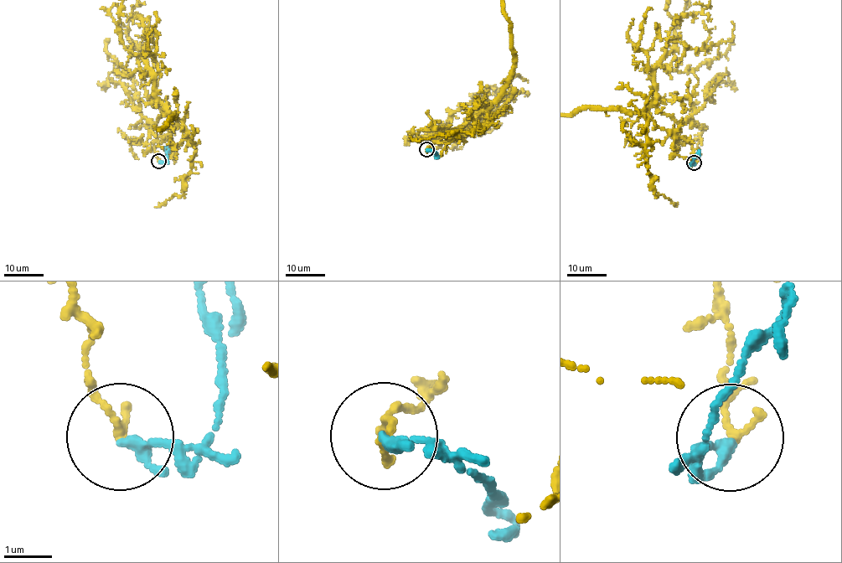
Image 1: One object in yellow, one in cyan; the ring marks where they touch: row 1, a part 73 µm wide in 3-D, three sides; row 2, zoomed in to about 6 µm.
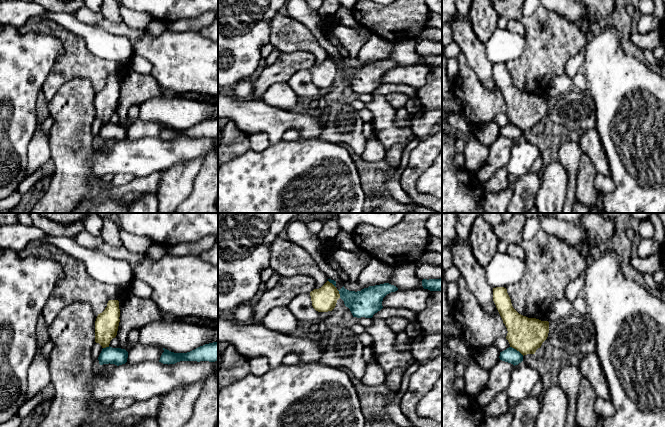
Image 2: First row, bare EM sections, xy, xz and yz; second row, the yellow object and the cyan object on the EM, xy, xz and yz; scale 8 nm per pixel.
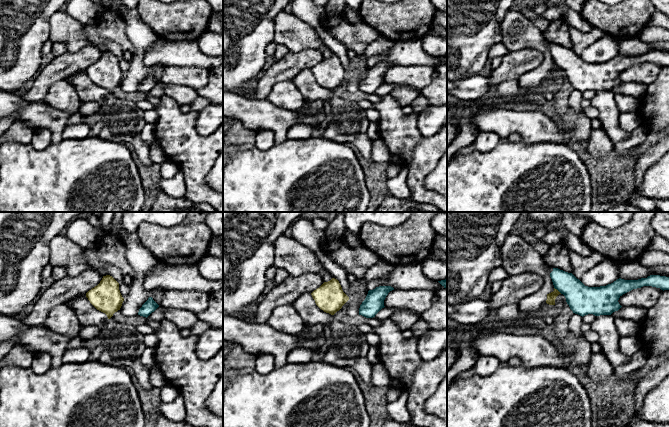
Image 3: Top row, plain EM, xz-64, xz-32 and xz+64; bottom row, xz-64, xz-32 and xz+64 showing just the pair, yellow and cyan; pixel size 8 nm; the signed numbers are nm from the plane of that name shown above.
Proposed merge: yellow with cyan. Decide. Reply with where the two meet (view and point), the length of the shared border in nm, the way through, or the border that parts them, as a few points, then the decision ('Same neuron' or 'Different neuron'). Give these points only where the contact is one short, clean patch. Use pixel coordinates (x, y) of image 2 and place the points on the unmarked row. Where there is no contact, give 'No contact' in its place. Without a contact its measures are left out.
Touches yellow at yz (517, 126). Shared border 130 nm. Boundary: yz (510, 122), (523, 131). Different neuron

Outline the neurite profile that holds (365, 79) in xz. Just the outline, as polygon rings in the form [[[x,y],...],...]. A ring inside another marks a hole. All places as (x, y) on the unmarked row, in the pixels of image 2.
[[[384,59],[369,62],[357,68],[349,67],[344,62],[338,67],[340,74],[344,77],[345,82],[350,85],[353,93],[372,94],[375,89],[383,84],[383,74],[397,66],[396,62]]]

